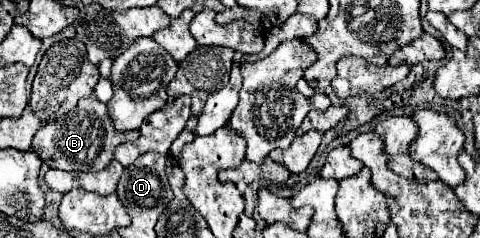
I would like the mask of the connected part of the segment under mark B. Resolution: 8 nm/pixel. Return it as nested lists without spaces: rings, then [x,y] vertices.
[[[94,96],[80,100],[68,114],[62,118],[44,124],[32,140],[32,152],[36,152],[48,168],[64,170],[64,172],[98,172],[108,166],[114,158],[116,146],[124,142],[136,142],[138,132],[118,132],[112,124],[108,106],[98,102]]]

